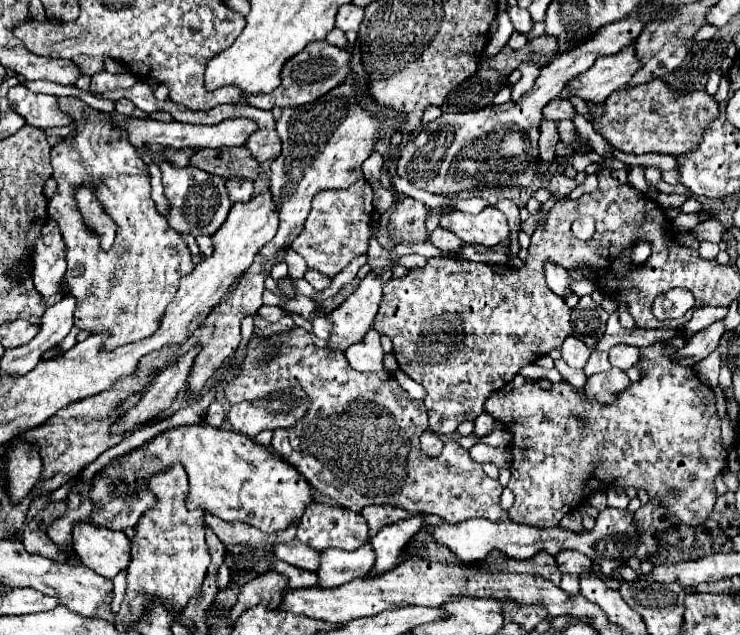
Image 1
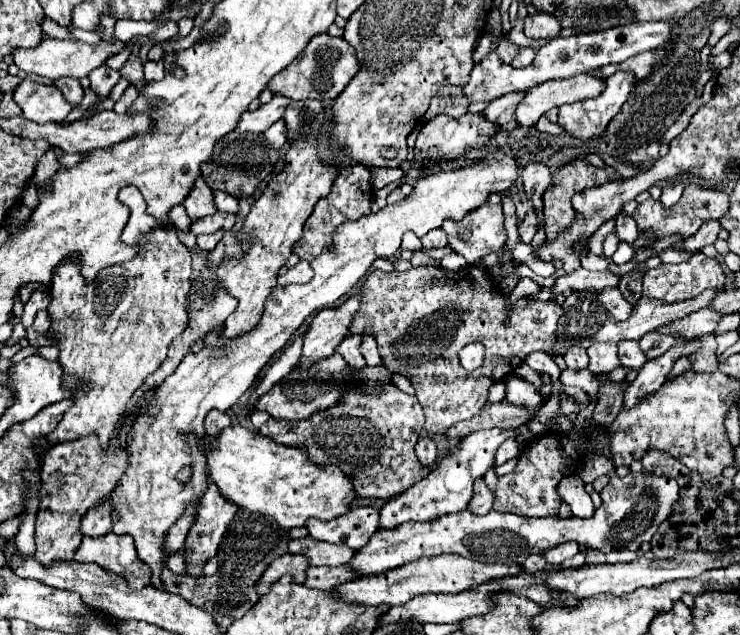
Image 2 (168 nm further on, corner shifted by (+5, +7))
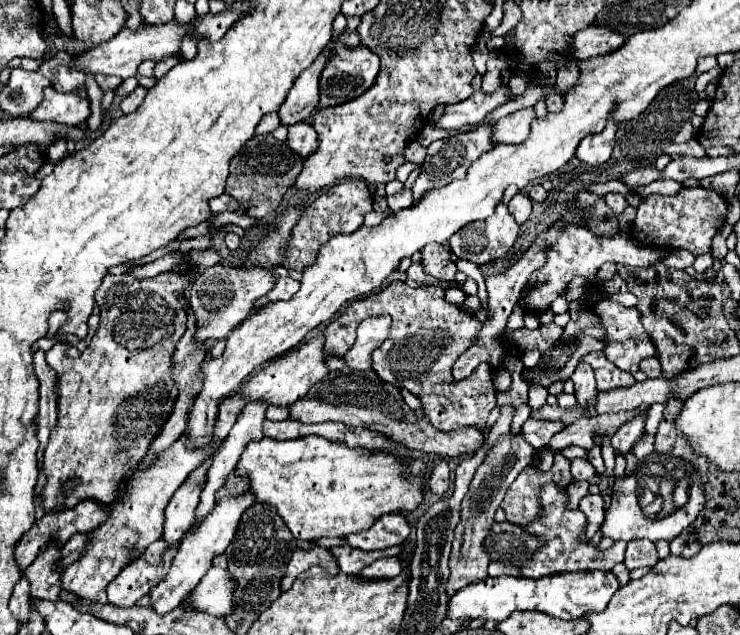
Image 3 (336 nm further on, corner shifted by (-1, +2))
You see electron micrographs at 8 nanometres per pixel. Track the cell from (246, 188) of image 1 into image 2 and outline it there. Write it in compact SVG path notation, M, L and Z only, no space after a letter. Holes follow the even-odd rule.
M214 191L212 195L214 195L214 205L218 211L224 211L224 213L236 213L238 211L238 201L232 195L228 195L224 191Z

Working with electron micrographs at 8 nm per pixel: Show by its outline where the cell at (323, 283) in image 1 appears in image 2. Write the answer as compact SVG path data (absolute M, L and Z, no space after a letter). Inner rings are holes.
M300 261L296 267L288 269L284 275L278 277L278 285L288 285L288 283L308 283L312 279L312 269L310 263Z

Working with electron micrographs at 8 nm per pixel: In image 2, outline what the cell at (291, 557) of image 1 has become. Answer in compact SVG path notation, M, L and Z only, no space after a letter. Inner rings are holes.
M304 537L304 539L292 539L290 553L308 557L310 565L338 567L338 565L346 565L356 555L356 549L350 549L346 545L328 545L312 537Z

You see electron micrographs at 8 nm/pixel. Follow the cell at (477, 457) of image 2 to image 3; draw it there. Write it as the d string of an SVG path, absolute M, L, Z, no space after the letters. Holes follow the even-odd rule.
M528 418L524 424L522 424L522 438L526 438L526 442L532 446L532 448L542 448L548 444L548 440L560 432L564 428L562 422L544 422L544 420L534 420L534 418Z

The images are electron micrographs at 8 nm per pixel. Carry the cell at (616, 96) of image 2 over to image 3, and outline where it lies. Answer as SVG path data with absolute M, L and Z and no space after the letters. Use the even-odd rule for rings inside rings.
M608 118L606 128L600 134L588 134L576 150L576 158L596 166L606 162L612 156L612 148L614 148L614 136L618 130L618 122L614 122L614 118Z

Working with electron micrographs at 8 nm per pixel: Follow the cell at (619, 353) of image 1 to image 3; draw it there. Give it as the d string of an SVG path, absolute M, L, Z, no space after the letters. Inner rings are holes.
M644 358L644 360L640 362L640 370L642 370L648 378L658 378L658 376L662 374L660 362L658 362L656 358Z

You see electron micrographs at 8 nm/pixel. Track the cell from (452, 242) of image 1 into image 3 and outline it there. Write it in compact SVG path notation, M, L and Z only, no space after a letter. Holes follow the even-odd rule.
M430 244L422 248L422 266L424 270L438 278L438 280L454 280L456 264L452 262L450 252L444 248L444 244Z

